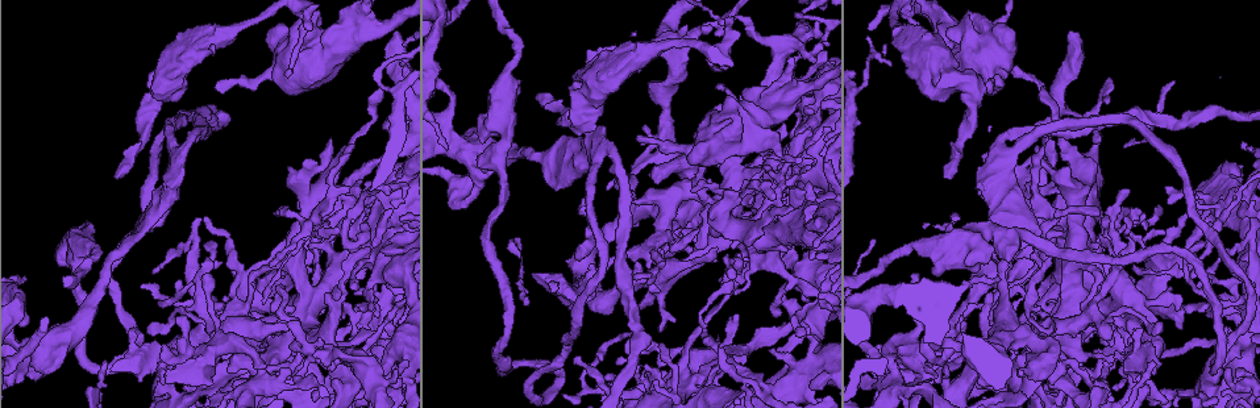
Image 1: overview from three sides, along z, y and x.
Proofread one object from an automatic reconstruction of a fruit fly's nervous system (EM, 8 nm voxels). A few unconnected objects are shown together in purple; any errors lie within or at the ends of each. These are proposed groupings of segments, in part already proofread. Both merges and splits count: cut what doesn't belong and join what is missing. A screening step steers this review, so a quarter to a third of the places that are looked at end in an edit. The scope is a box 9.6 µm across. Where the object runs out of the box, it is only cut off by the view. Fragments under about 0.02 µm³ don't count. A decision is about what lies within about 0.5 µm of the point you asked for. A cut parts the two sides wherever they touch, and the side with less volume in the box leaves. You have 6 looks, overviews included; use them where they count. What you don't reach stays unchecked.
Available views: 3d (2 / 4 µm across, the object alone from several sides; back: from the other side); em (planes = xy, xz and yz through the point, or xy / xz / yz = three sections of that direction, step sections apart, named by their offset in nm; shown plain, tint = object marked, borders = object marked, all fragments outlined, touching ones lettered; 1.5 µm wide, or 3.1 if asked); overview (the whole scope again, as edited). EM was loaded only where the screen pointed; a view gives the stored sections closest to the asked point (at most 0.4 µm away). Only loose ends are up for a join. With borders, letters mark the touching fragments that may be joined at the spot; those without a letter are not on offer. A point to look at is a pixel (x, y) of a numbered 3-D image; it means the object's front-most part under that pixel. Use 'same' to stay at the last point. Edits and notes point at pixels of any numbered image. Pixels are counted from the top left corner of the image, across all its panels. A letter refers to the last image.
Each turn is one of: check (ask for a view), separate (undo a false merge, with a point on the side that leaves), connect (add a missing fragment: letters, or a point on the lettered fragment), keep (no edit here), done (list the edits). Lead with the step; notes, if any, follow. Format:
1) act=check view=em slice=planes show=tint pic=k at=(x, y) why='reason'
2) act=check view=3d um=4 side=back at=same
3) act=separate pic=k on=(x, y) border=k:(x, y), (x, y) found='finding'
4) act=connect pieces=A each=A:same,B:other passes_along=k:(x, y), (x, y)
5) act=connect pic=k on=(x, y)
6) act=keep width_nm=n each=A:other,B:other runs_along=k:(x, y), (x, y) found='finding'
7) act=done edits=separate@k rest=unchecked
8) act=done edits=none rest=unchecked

act=check view=3d um=2 pic=1 at=(604, 254) why='touches itself'

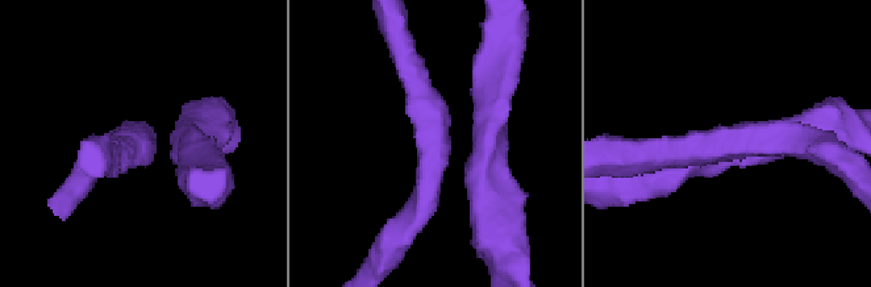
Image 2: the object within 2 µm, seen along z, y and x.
act=check view=em slice=yz step=8 show=tint pic=2 at=(134, 142) arm_widths_nm=200,200 why='need the tissue'

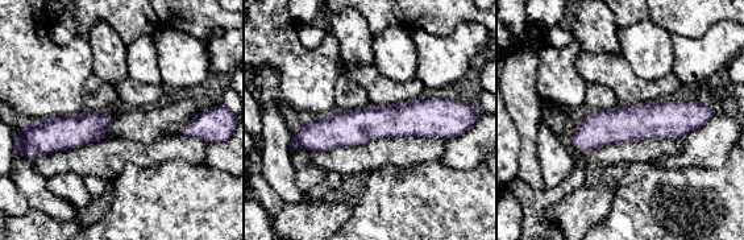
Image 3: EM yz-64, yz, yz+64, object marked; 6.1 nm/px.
act=check view=em slice=planes show=borders at=same

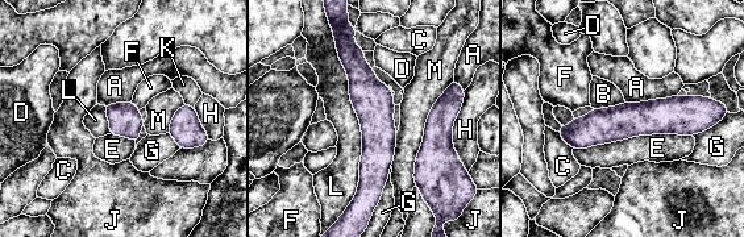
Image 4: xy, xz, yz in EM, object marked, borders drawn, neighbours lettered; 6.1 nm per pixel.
act=keep each=A:other,B:other,C:other,D:other,E:other,F:other,G:other,H:other,J:other,K:other,L:other,M:other border=4:(333, 40), (361, 131), (346, 208) found='one neuron here'

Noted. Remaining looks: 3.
act=check view=3d um=4 pic=1 at=(734, 18) why='branch stops here'

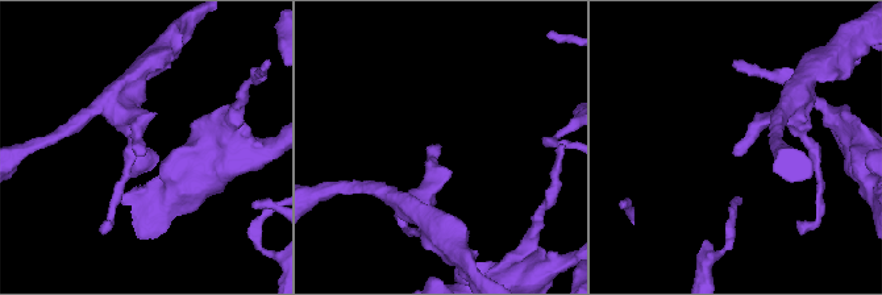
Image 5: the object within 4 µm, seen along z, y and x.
act=check view=em slice=planes show=borders pic=5 at=(436, 147)

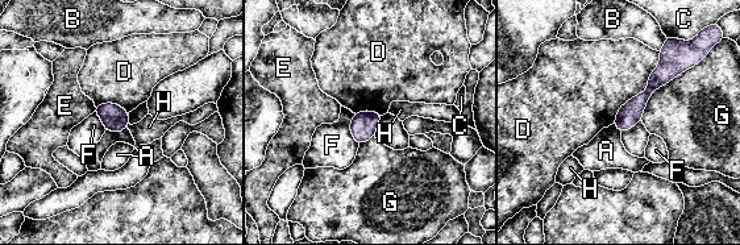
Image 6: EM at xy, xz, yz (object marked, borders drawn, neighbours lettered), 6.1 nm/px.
act=keep longest_contact=D:550nm each=A:other,B:other,C:other,D:other,E:other,F:other,G:other,H:other found='no lettered fragment goes on from it'

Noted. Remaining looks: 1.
act=check view=em slice=planes show=borders pic=1 at=(916, 352) why='calibre changes'

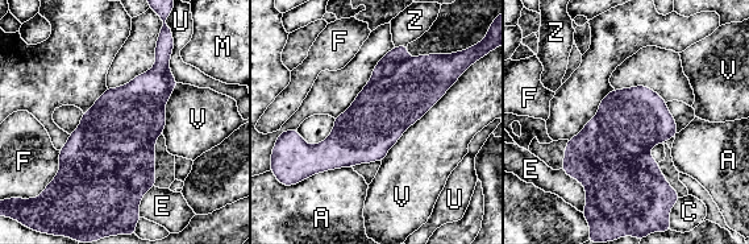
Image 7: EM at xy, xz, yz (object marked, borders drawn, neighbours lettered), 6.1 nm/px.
act=keep width_nm=380 each=A:other,C:other,E:other,F:other,M:other,U:other,V:other,Z:other border=7:(460, 77), (403, 133), (382, 161) found='continuous, no second neuron'

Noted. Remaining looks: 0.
act=done edits=none rest=unchecked

